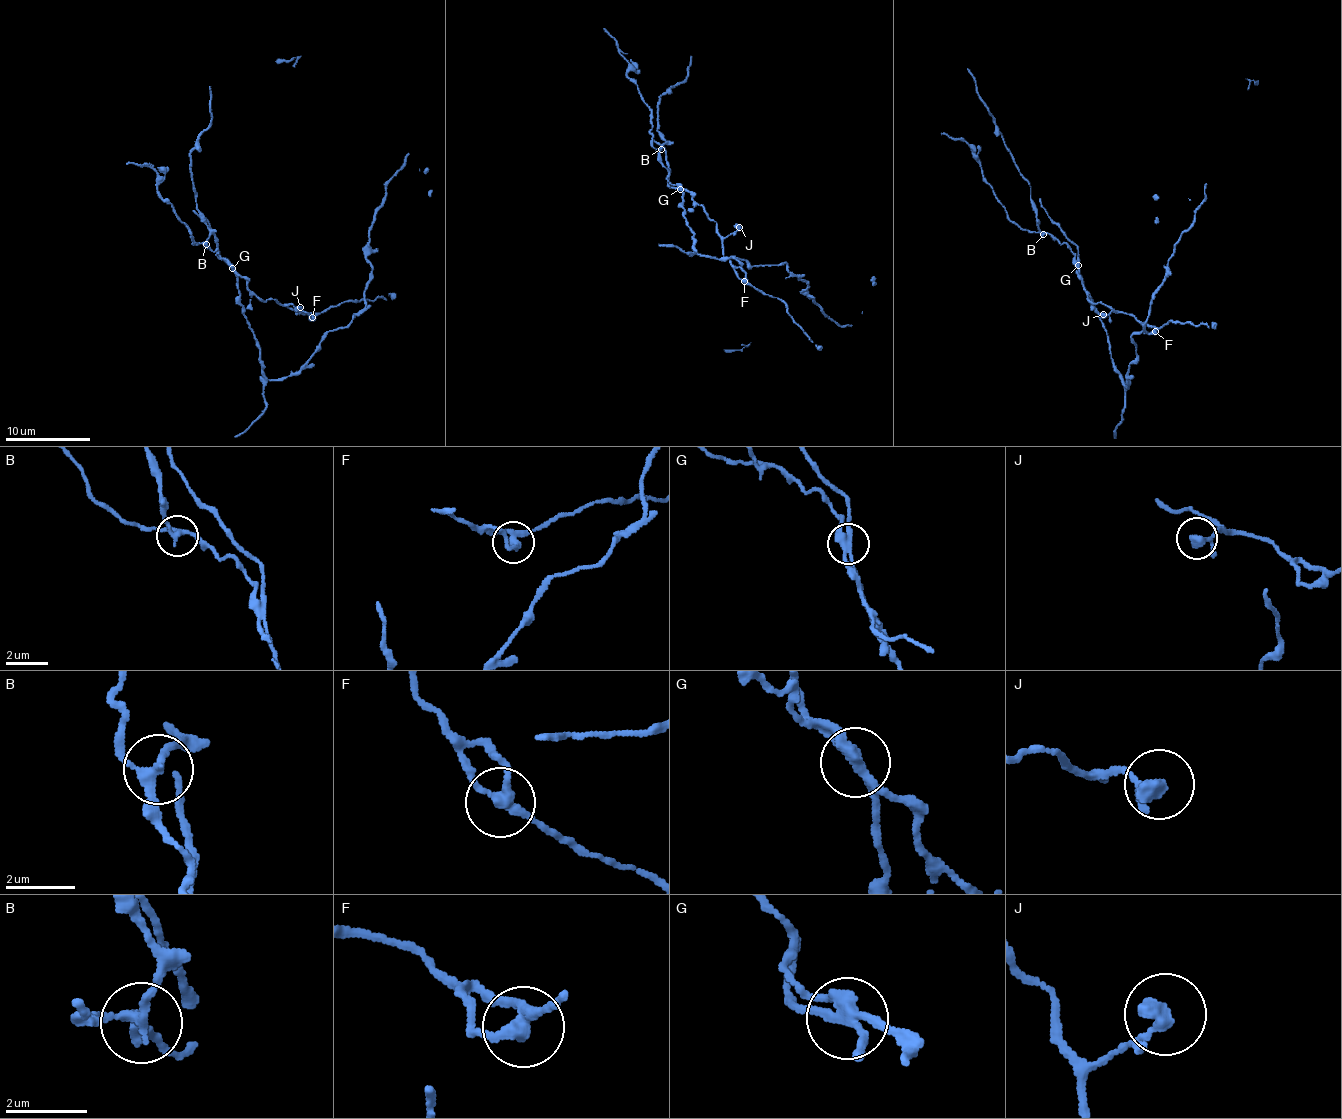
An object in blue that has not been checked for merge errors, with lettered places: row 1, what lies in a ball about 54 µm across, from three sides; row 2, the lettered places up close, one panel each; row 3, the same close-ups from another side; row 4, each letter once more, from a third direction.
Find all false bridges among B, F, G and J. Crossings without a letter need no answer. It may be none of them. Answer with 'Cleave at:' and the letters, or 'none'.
Cleave at: B, G

